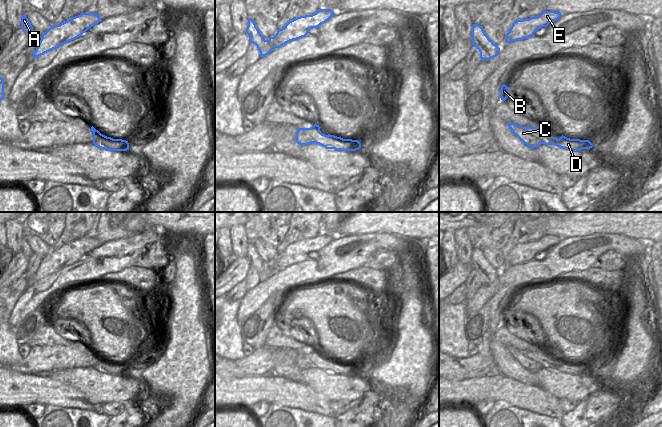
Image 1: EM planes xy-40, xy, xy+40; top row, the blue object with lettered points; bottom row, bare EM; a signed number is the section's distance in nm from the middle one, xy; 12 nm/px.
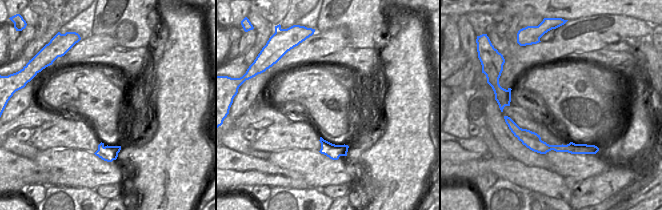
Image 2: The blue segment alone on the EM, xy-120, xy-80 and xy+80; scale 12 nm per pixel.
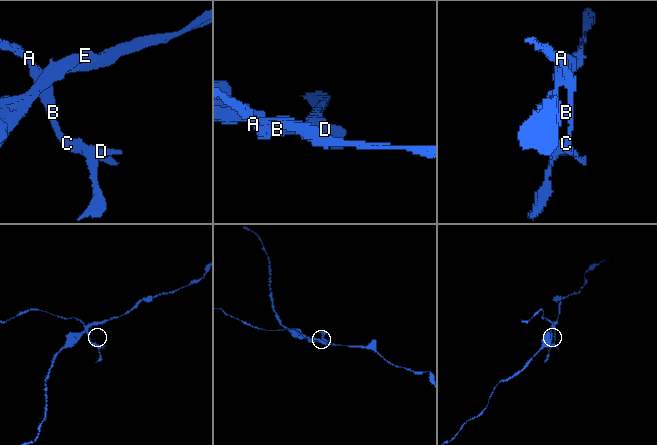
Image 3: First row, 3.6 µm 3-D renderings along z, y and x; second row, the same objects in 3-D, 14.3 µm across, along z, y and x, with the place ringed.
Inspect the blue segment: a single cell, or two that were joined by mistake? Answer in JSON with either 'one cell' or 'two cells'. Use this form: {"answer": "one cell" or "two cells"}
{"answer": "two cells"}

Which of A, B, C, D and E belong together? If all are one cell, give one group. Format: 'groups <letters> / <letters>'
groups A B C D / E

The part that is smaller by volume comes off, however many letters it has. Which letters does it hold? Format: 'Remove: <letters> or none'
Remove: A, B, C, D

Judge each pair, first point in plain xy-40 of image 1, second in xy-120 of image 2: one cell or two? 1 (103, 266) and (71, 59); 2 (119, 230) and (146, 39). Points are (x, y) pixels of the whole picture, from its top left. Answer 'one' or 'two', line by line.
1: one
2: one

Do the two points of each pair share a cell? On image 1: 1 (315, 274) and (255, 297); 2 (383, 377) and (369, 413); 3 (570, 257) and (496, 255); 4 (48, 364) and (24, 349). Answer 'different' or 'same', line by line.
1: same
2: different
3: different
4: different

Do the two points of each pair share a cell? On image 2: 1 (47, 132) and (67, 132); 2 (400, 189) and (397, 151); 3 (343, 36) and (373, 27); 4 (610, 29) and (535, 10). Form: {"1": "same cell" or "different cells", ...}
{"1": "same cell", "2": "same cell", "3": "different cells", "4": "different cells"}

